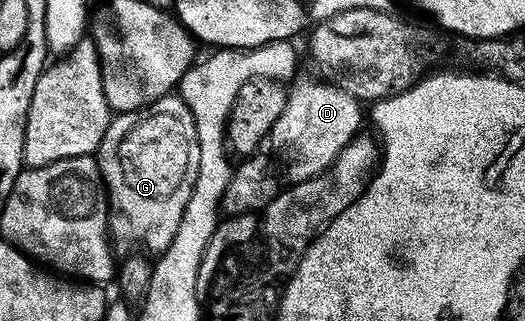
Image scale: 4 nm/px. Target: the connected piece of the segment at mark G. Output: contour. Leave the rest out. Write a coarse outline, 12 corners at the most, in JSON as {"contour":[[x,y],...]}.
{"contour":[[178,94],[117,113],[96,153],[123,250],[176,238],[200,154],[134,160],[138,144],[193,134]]}

